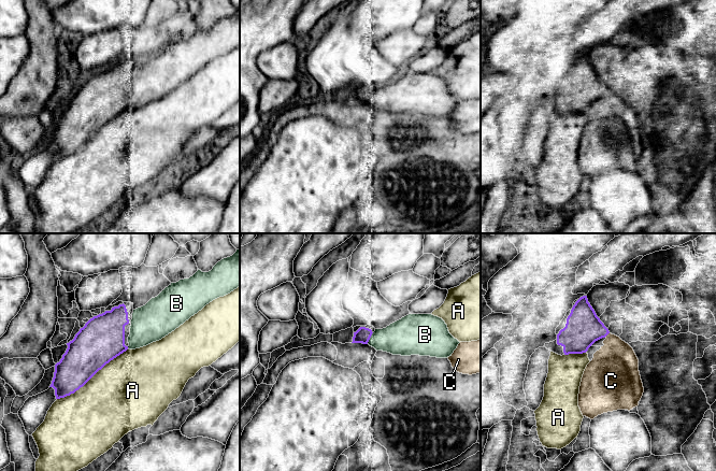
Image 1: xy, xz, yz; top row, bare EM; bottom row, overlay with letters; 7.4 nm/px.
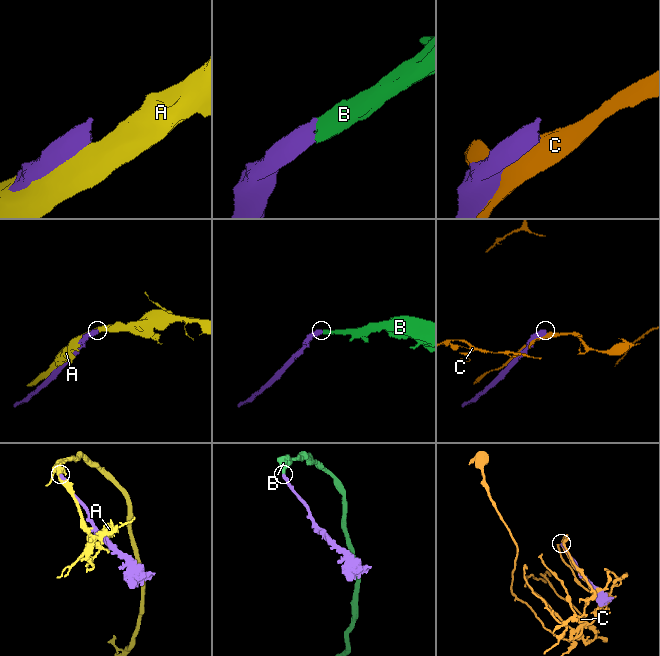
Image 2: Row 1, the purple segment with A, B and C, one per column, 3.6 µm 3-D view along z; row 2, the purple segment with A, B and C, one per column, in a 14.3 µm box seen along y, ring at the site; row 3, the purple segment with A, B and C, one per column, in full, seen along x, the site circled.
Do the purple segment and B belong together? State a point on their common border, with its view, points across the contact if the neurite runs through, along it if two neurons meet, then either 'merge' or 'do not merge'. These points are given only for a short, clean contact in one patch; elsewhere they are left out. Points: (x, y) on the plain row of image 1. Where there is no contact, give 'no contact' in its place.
xz (370, 96) | merge

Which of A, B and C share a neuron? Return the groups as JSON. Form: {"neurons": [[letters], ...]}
{"neurons": [["A"], ["B"], ["C"]]}

